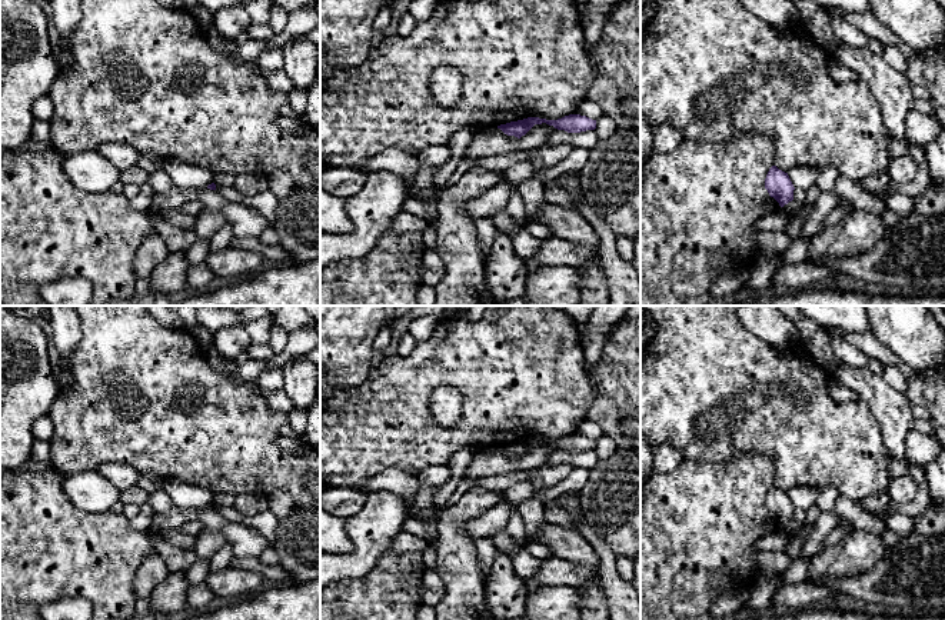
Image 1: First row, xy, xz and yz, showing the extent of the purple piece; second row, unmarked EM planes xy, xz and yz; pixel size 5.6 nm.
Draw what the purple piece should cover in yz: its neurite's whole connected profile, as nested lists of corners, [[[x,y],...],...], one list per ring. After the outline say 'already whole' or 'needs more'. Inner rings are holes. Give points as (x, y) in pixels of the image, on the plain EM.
[[[772,486],[765,499],[765,509],[769,516],[773,517],[781,527],[793,520],[793,504],[788,493],[779,490],[776,486]]]; already whole

